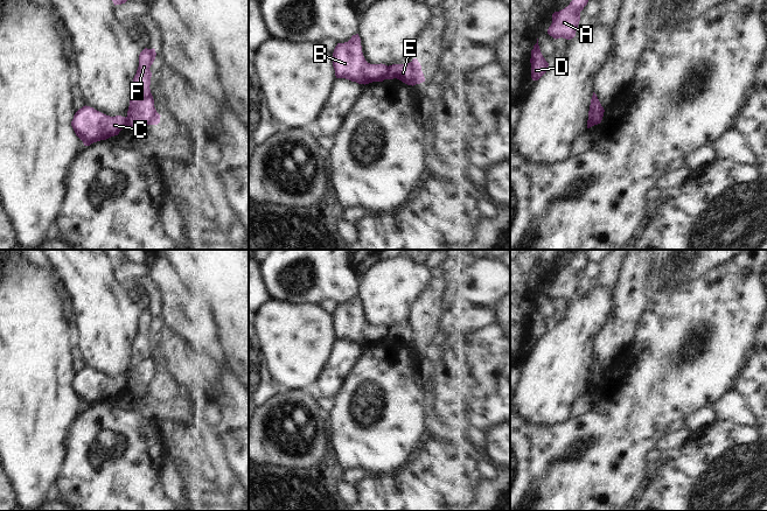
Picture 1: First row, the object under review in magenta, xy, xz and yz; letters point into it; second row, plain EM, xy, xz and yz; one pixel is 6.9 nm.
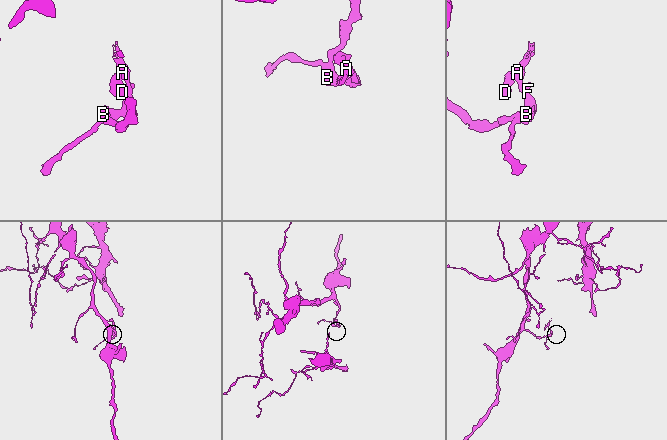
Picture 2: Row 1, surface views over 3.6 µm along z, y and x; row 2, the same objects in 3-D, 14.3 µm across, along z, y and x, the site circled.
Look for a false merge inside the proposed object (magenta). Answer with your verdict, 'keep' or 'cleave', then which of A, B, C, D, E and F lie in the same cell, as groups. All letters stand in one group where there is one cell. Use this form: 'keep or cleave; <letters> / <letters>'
cleave; A D E F / B C

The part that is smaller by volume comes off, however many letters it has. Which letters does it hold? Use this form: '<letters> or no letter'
A, D, E, F

